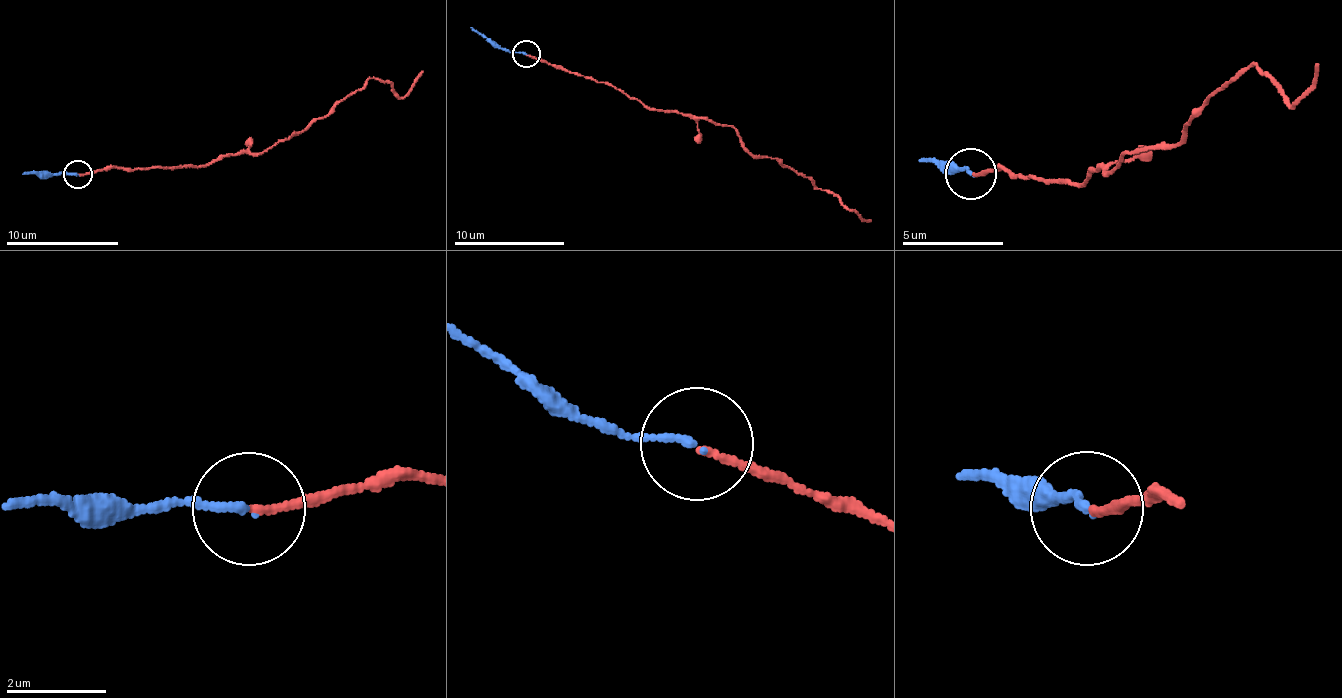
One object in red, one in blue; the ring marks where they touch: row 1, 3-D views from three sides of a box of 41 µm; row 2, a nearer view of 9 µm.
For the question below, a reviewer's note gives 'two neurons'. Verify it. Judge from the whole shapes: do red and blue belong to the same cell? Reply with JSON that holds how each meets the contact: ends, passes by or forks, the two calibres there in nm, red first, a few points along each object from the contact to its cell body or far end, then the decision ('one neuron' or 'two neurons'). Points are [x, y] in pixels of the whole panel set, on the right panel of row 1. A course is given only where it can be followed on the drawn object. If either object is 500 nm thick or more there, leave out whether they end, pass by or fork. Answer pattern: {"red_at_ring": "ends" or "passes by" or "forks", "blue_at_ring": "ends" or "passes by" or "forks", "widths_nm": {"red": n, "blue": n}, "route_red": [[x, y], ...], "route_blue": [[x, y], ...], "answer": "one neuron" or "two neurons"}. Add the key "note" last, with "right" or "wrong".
{"red_at_ring": "ends", "blue_at_ring": "ends", "widths_nm": {"red": 140, "blue": 160}, "route_red": [[972, 172], [994, 166], [1083, 185], [1130, 152], [1171, 148], [1253, 63], [1290, 107], [1311, 89], [1317, 65]], "route_blue": [[972, 172], [917, 159]], "answer": "one neuron", "note": "wrong"}

